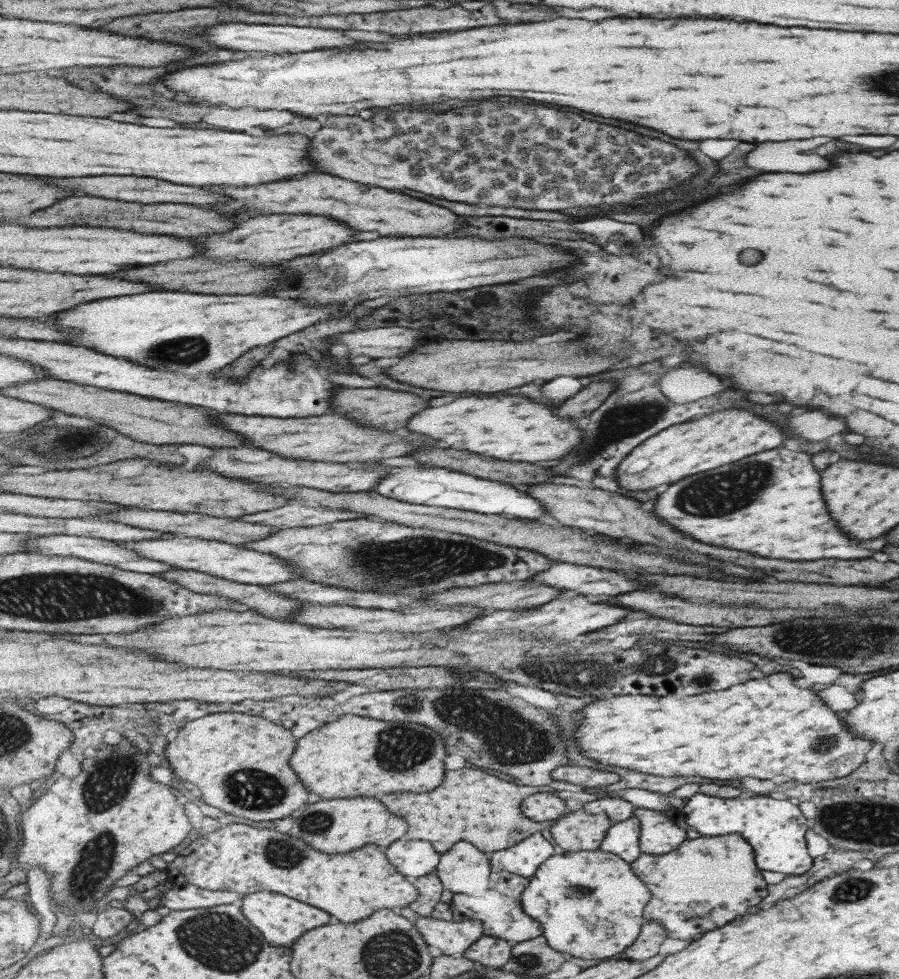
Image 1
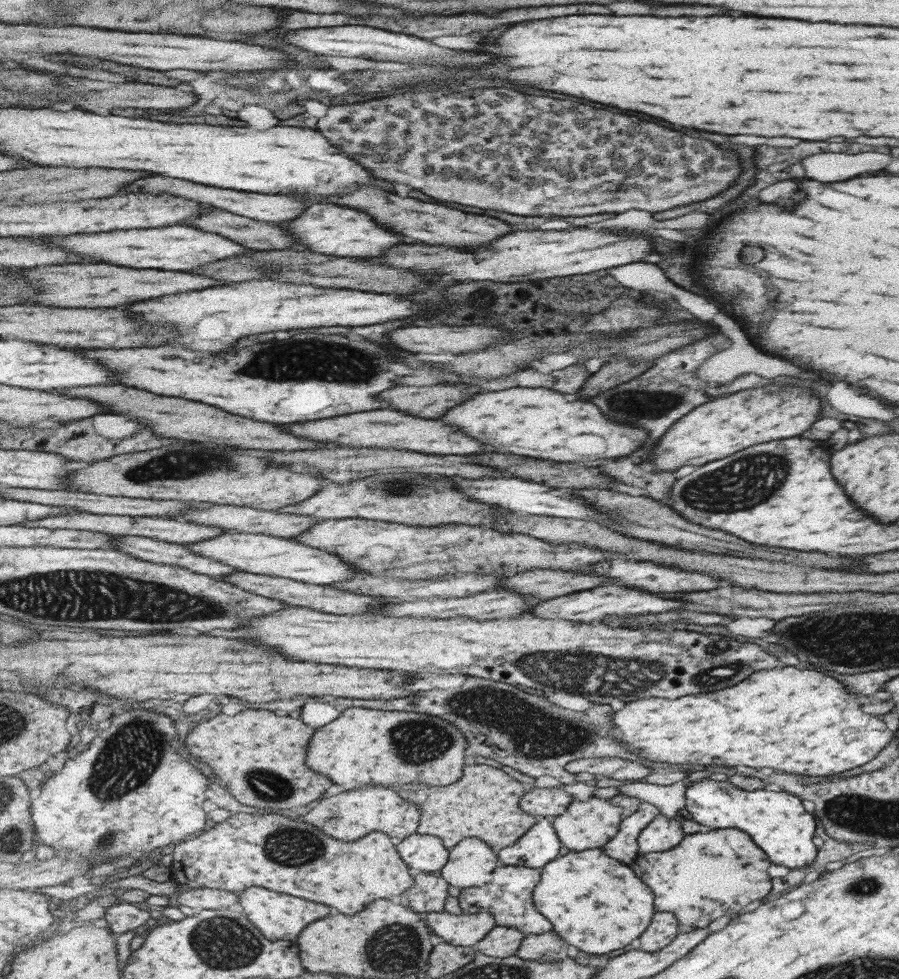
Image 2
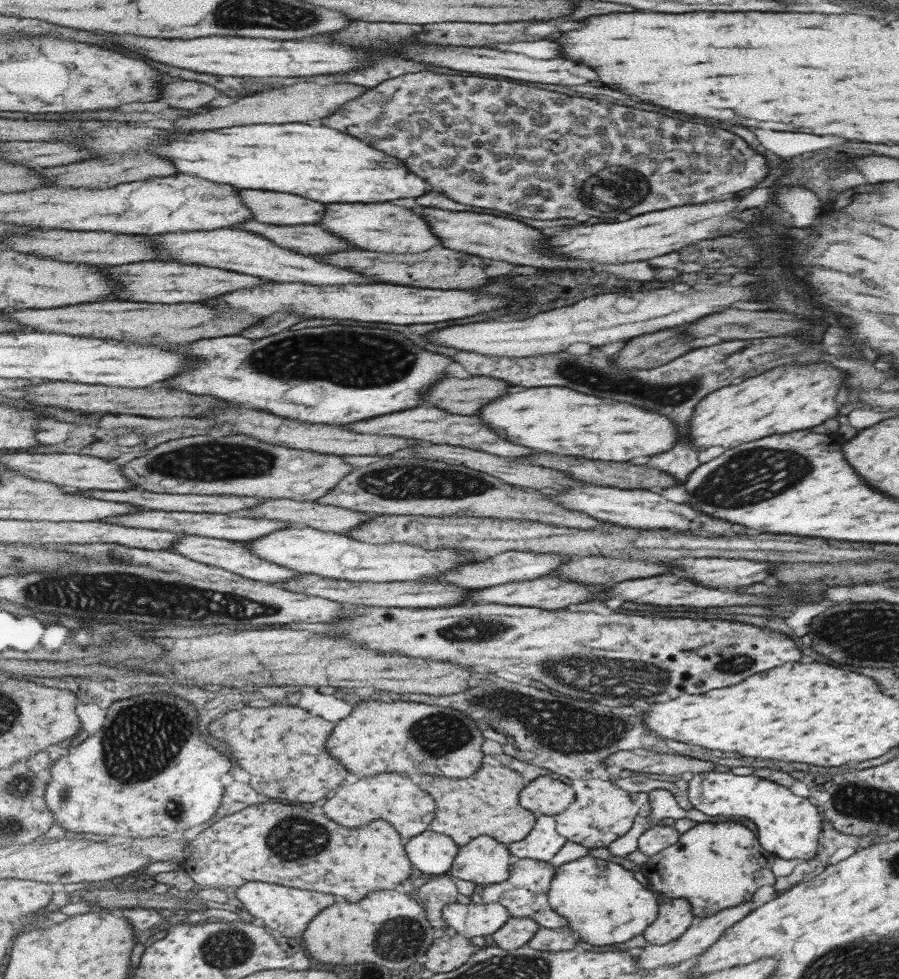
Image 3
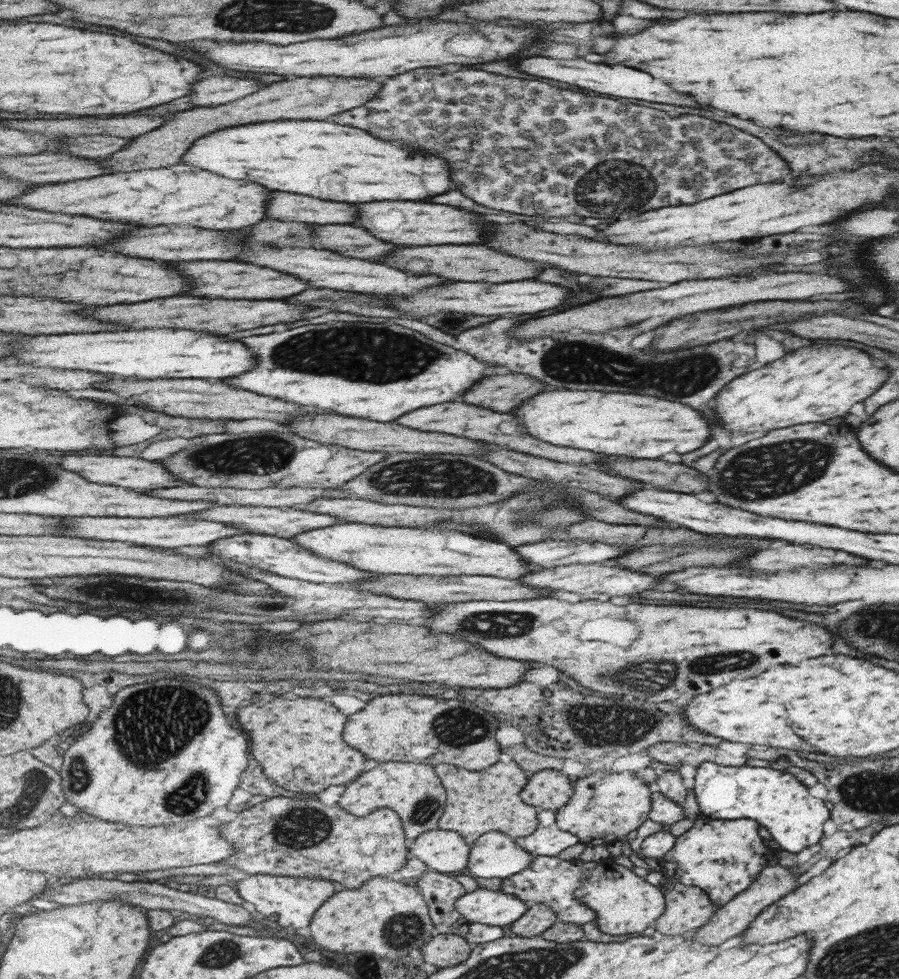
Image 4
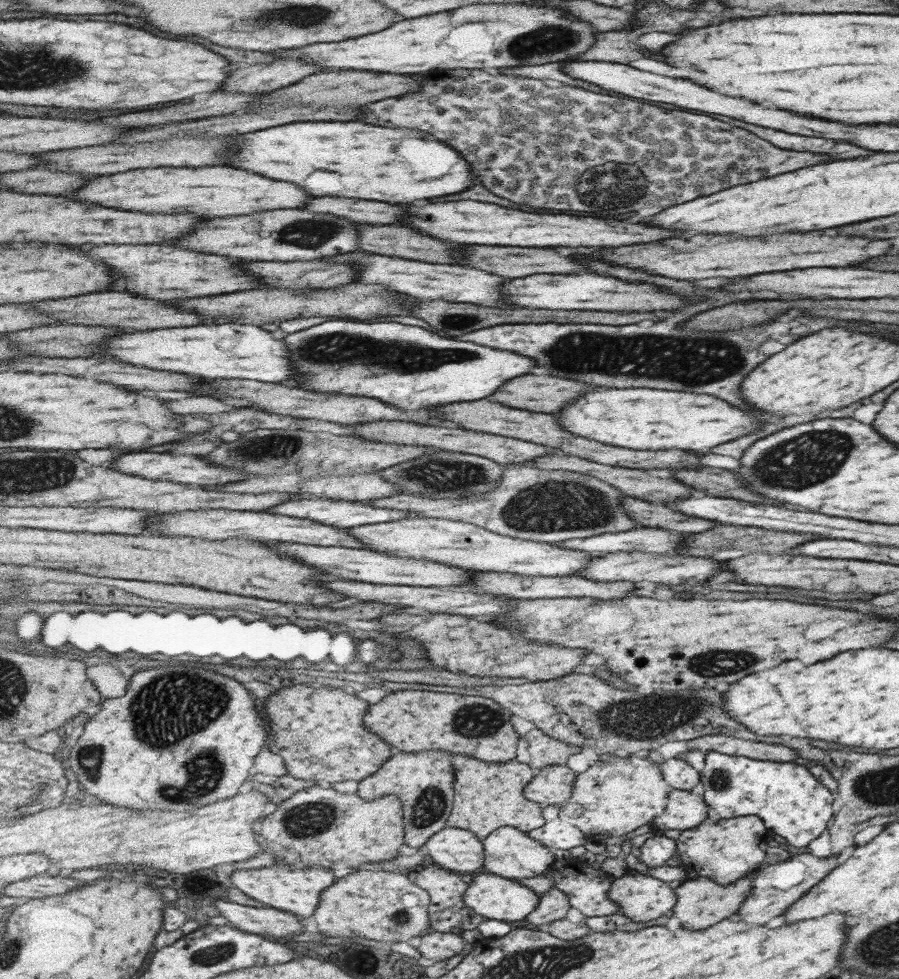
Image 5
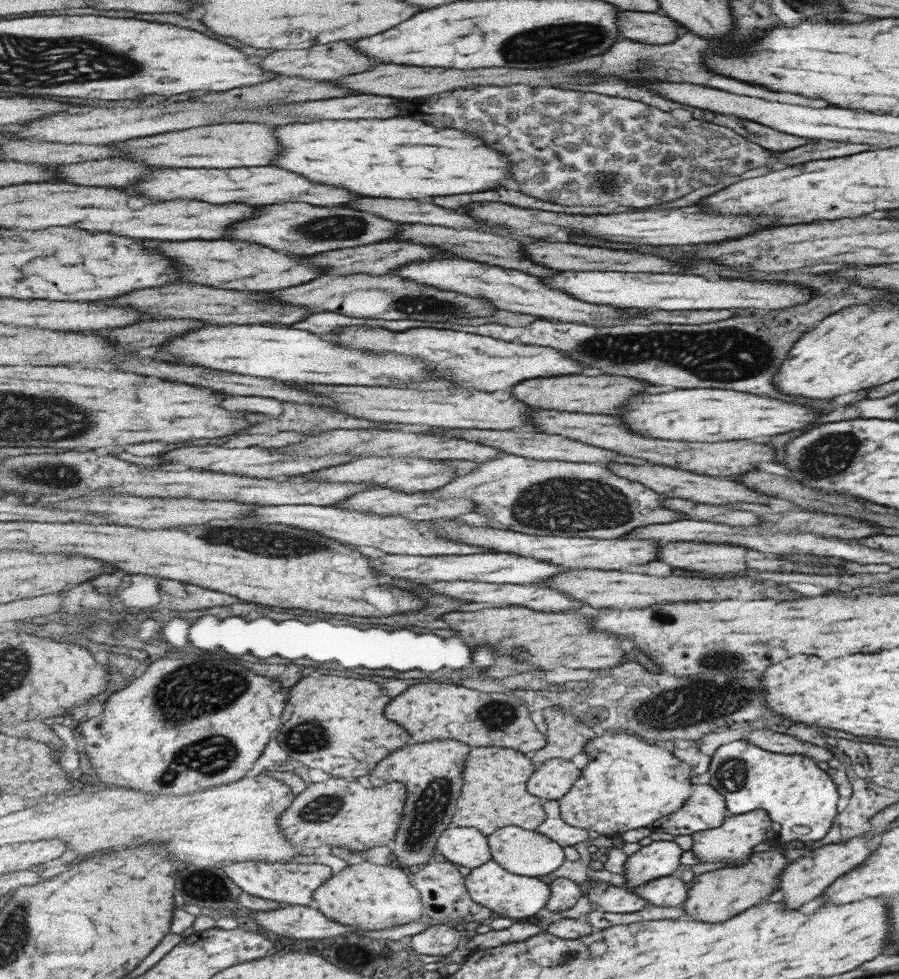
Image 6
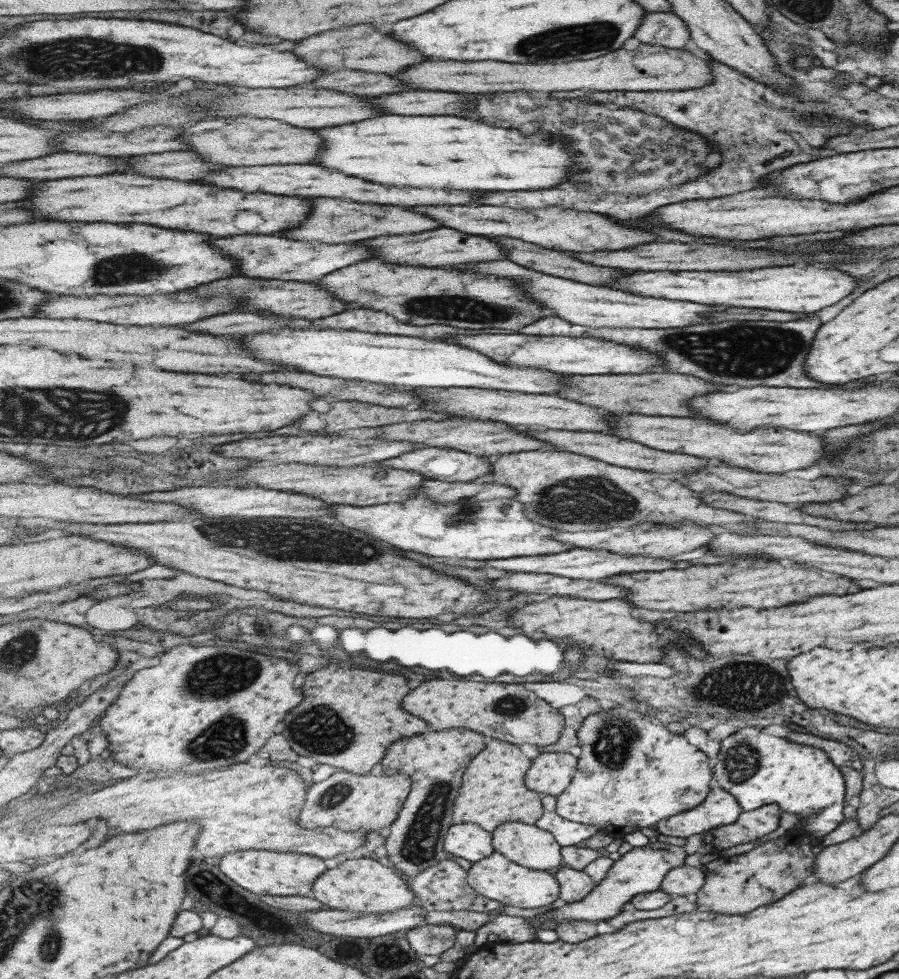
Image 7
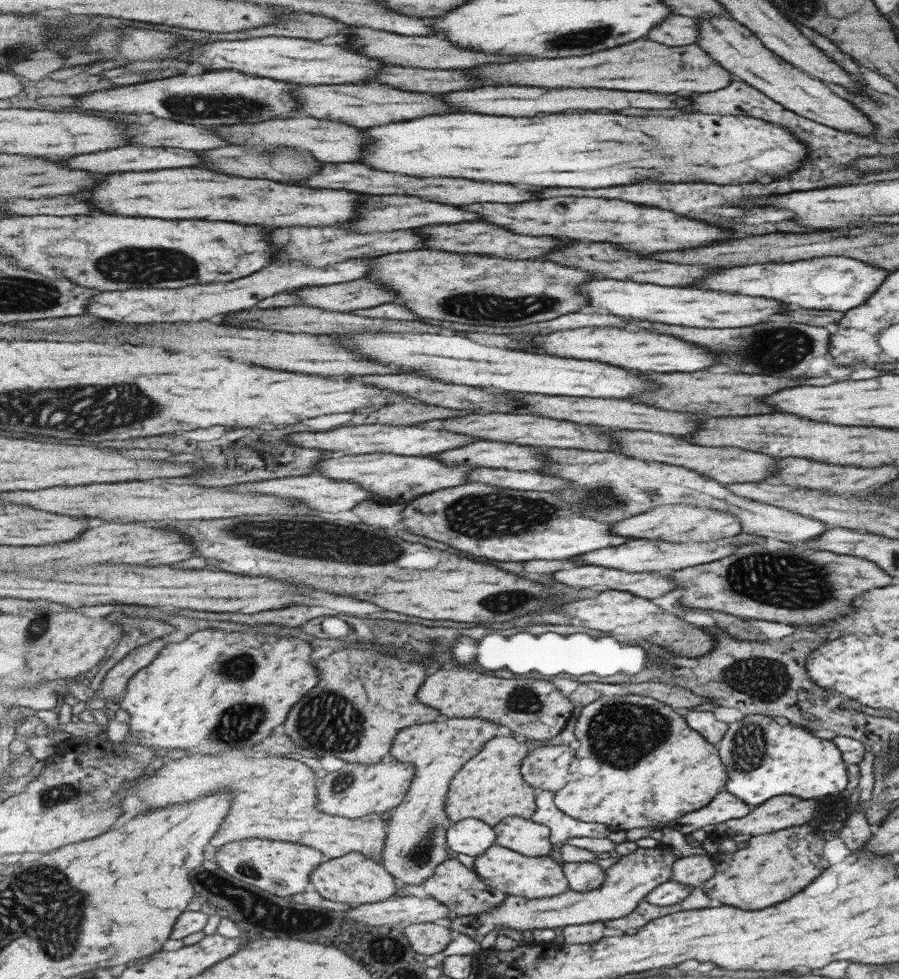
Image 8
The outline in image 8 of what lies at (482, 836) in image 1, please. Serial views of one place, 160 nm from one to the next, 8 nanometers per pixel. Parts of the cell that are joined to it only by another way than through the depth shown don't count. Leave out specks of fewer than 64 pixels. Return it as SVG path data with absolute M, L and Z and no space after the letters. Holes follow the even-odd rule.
M498 736L490 740L482 752L472 758L451 781L446 798L446 811L453 823L466 818L478 818L497 826L504 818L519 816L532 819L538 812L538 793L522 775L522 763L530 754L529 746L512 736Z

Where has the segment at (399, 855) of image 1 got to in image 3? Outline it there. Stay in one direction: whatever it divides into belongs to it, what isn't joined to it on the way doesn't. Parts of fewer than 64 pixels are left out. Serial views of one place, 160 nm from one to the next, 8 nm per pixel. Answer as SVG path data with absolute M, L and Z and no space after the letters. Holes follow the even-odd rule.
M431 828L406 841L406 851L412 864L421 872L431 875L448 875L459 849L454 838Z

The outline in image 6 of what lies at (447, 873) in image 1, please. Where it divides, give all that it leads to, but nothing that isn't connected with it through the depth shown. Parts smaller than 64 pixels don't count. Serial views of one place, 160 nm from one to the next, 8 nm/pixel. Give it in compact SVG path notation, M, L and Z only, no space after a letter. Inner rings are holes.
M504 826L488 836L494 861L513 874L521 876L545 876L563 866L566 859L564 846L538 830L525 830L520 826Z

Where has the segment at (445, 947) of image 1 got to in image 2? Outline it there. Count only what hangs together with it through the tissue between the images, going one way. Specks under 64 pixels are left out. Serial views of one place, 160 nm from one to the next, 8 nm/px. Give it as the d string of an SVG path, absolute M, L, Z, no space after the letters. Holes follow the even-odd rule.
M435 912L426 914L425 919L441 940L455 946L477 945L497 926L495 917L487 912L459 916Z

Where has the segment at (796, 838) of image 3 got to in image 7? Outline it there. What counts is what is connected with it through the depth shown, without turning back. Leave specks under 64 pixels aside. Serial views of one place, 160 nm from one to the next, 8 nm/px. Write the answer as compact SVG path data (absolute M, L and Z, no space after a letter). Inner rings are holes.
M743 727L725 737L719 743L717 761L712 768L712 777L719 789L726 790L734 796L740 809L745 812L755 810L763 804L776 804L787 814L795 814L802 824L802 829L812 836L825 836L839 823L843 822L844 780L827 755L818 748L791 742L783 737L775 737L761 733L761 728Z

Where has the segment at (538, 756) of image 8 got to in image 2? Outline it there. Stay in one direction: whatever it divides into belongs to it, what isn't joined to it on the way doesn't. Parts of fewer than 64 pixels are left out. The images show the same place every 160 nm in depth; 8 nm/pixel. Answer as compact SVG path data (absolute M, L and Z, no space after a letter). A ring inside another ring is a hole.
M534 787L522 796L522 809L538 818L558 817L566 813L573 802L573 796L558 787Z

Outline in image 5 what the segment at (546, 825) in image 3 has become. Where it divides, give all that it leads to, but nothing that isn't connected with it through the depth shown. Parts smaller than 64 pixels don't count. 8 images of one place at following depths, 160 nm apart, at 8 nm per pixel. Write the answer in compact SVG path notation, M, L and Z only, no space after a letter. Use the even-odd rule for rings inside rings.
M546 805L544 817L546 823L537 830L529 832L531 838L542 842L547 848L556 850L571 850L587 844L591 840L579 827L568 821L561 820L559 805Z

